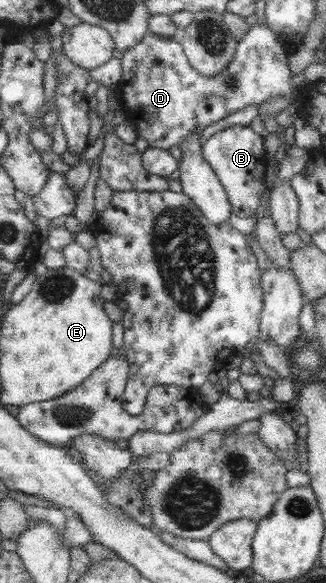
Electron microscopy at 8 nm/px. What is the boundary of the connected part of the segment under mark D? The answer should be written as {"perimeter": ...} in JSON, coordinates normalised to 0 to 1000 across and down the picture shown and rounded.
{"perimeter":[[[807,43],[758,48],[752,60],[724,75],[715,96],[684,120],[660,130],[610,127],[577,108],[546,67],[521,67],[451,55],[420,75],[387,82],[368,103],[371,130],[347,160],[365,163],[362,180],[377,189],[387,209],[405,211],[417,232],[451,244],[454,254],[515,257],[525,250],[549,252],[567,235],[601,223],[635,220],[647,209],[684,206],[696,196],[727,192],[764,180],[794,180],[844,166],[874,166],[890,177],[893,151],[890,120],[880,110],[883,94],[850,74],[844,58]]]}

